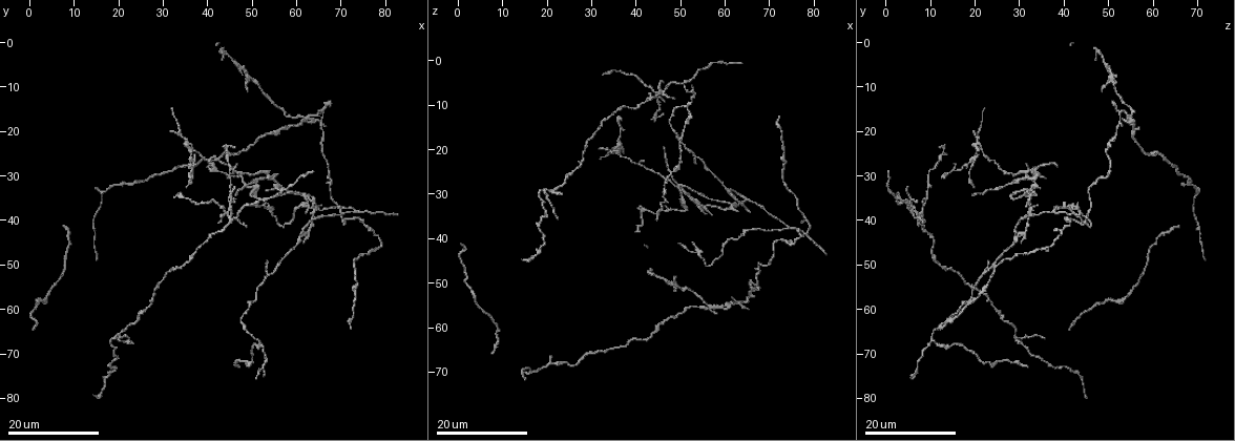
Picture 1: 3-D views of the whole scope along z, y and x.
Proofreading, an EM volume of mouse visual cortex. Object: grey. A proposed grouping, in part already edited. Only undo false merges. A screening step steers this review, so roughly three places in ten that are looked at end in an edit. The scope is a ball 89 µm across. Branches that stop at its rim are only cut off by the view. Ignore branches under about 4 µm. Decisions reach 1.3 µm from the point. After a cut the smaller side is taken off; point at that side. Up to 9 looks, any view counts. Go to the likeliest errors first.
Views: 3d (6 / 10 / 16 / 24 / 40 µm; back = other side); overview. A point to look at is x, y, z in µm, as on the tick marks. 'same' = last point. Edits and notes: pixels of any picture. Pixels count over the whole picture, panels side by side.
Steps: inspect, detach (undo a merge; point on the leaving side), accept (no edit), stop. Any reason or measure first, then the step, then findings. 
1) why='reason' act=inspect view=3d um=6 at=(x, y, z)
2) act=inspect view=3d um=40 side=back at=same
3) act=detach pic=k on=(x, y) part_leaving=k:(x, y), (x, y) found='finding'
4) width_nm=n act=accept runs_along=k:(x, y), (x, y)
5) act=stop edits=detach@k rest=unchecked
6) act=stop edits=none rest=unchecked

why='branch point' act=inspect view=3d um=24 at=(51.5, 66.5, 10.5)

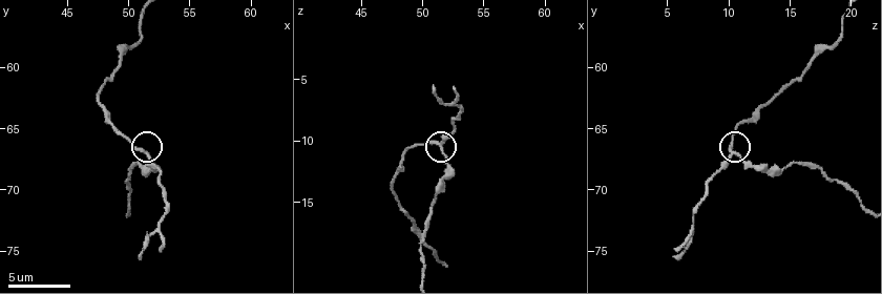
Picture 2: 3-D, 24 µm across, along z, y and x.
act=inspect view=3d um=10 at=(51.6, 67.2, 10.4)

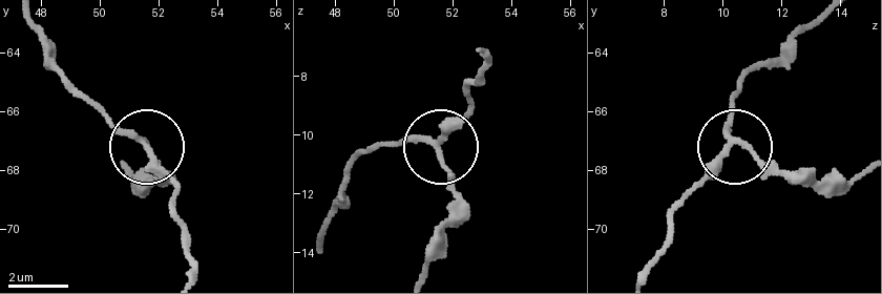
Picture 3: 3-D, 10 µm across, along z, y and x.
side_arm_um=11 act=detach pic=3 on=(454, 182) part_leaving=3:(435, 148), (455, 221), (422, 273) found='a second cell is stuck on'

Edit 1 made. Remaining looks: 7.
why='four arms meet' act=inspect view=3d um=24 at=(53.5, 36.5, 43.0)

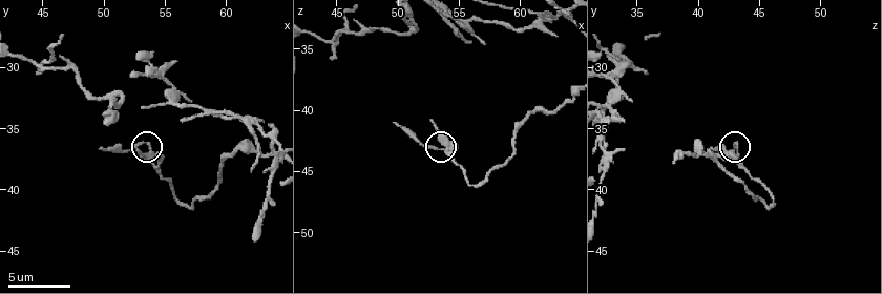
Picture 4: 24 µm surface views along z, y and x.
why='closer look' act=inspect view=3d um=6 at=(53.8, 37.2, 42.6)

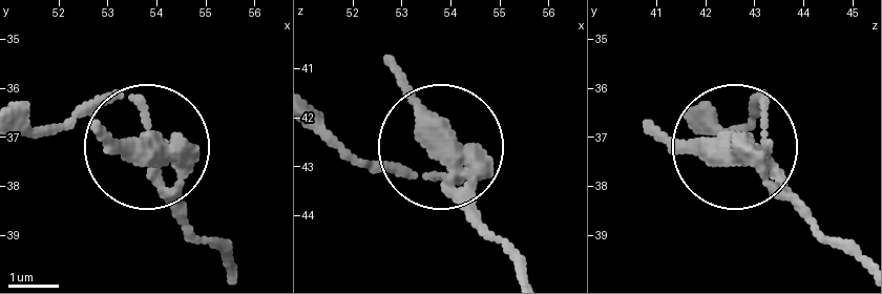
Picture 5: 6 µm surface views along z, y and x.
arms=4 act=detach pic=5 on=(110, 96) part_leaving=5:(164, 145), (113, 99), (25, 124) found='two cells meet here'

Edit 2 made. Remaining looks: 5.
why='thin neck' act=inspect view=3d um=16 at=(65.5, 37.5, 37.5)

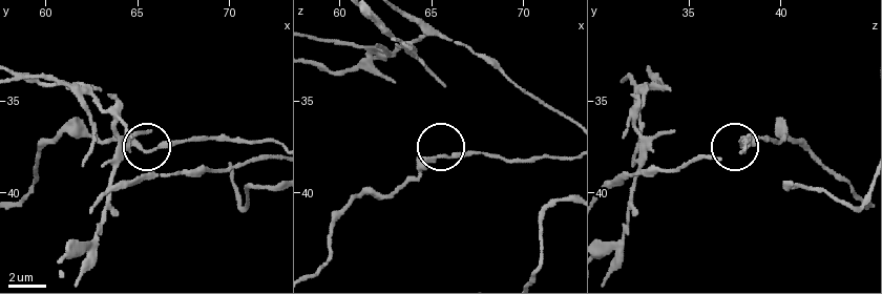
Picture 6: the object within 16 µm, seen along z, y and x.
why='closer look' act=inspect view=3d um=10 at=(65.7, 37.7, 38.0)

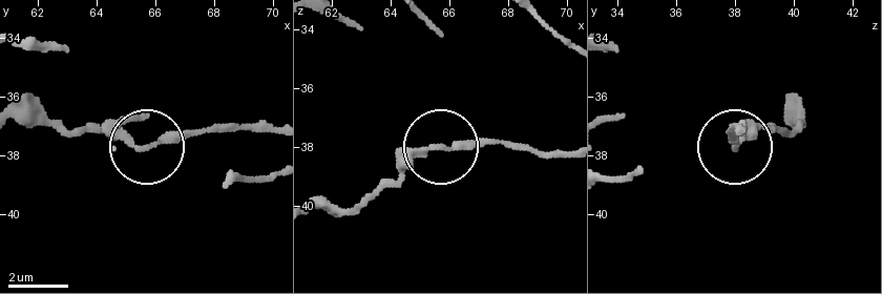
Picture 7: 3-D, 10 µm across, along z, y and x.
act=accept found='all the same cell'

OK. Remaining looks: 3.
why='thick turns thin' act=inspect view=3d um=24 at=(36.0, 49.0, 11.0)

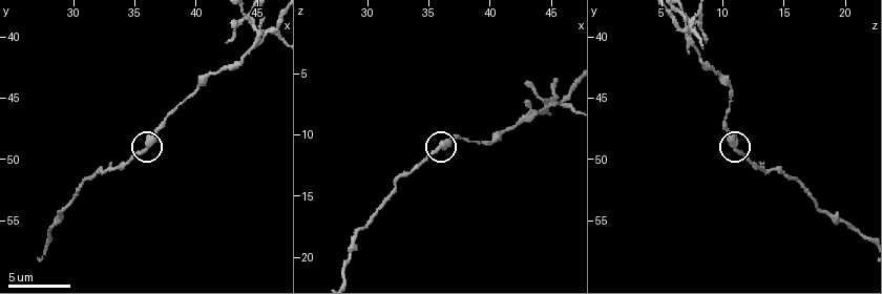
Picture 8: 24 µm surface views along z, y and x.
act=inspect view=3d um=10 at=(36.2, 49.0, 11.0)

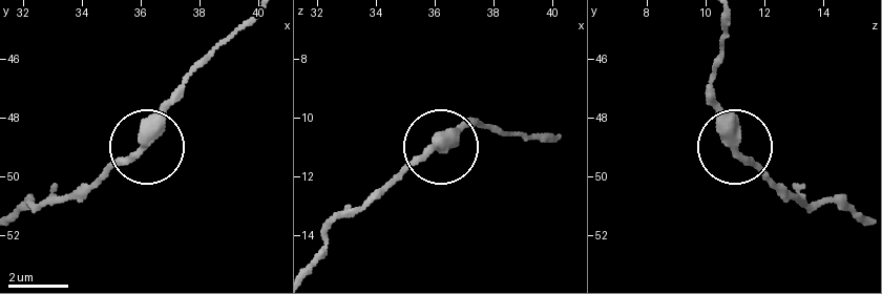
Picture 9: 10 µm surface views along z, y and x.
why='closer look' act=inspect view=3d um=6 at=(36.1, 49.0, 11.0)

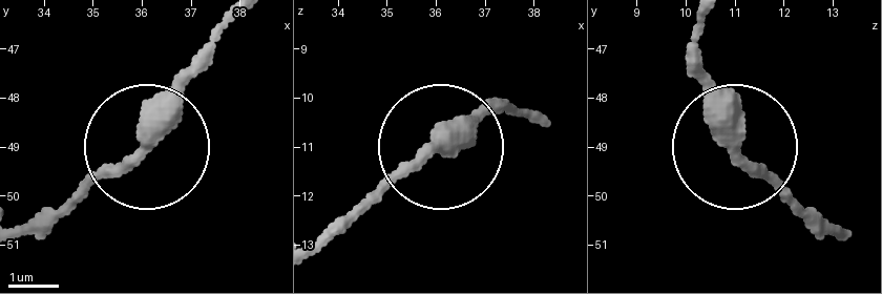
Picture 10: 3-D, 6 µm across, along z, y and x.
act=accept runs_along=10:(228, 22), (165, 135), (103, 173), (44, 231) found='one cell here'

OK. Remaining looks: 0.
act=stop edits=detach@3,detach@5 rest=unchecked

